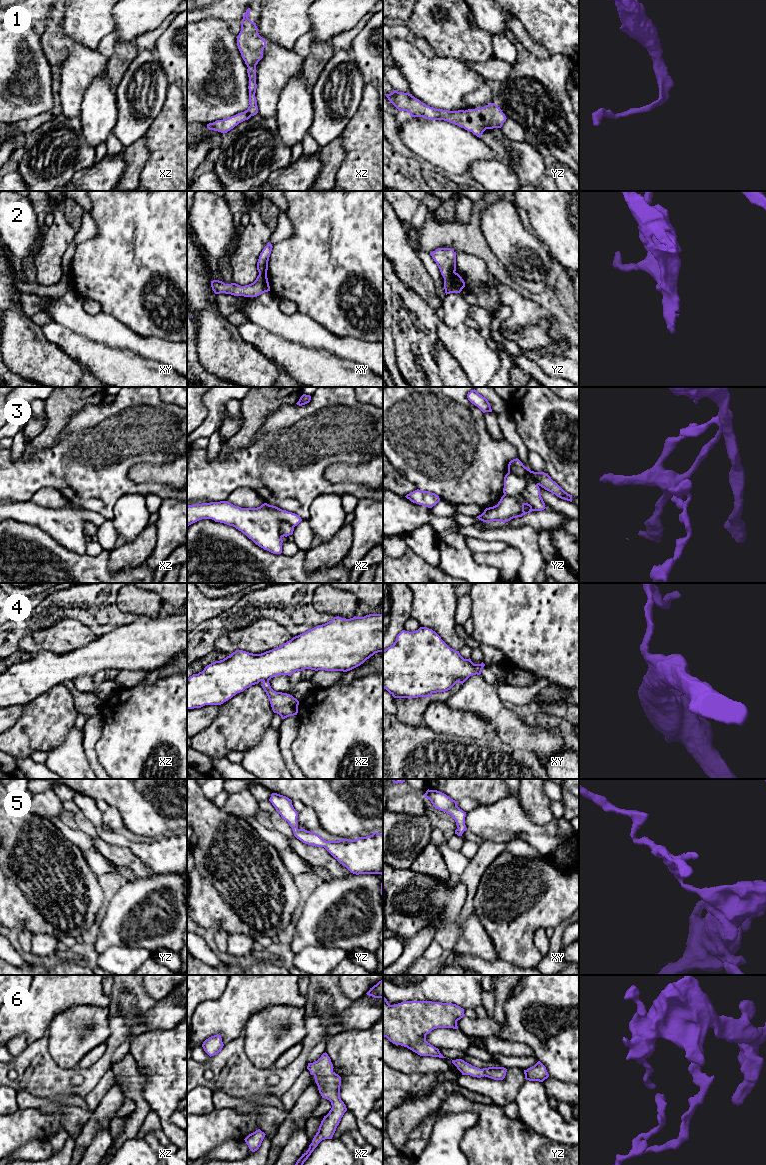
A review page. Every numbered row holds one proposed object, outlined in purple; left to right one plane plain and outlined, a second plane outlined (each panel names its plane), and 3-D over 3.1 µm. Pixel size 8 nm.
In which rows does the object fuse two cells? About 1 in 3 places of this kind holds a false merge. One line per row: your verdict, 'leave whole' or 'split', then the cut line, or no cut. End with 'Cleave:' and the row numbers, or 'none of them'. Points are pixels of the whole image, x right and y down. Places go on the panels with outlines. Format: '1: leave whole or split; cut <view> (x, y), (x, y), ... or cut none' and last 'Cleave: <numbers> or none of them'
1: leave whole; cut none
2: split; cut yz (454, 271), (444, 279)
3: split; cut yz (526, 478), (526, 486), (519, 494), (504, 495)
4: split; cut xz (268, 680), (263, 681)
5: leave whole; cut none
6: leave whole; cut none
Cleave: 2, 3, 4

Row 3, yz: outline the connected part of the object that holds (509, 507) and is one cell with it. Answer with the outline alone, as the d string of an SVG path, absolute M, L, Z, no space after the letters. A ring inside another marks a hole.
M518 458L509 462L508 472L525 477L527 480L525 489L517 496L503 495L497 505L486 508L481 515L476 517L479 520L505 523L532 511L542 511L546 508L538 484L532 480L528 468Z

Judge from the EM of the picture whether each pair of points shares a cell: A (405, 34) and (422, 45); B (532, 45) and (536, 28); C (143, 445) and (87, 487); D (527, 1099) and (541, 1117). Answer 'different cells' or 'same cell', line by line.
A: same cell
B: different cells
C: same cell
D: same cell

